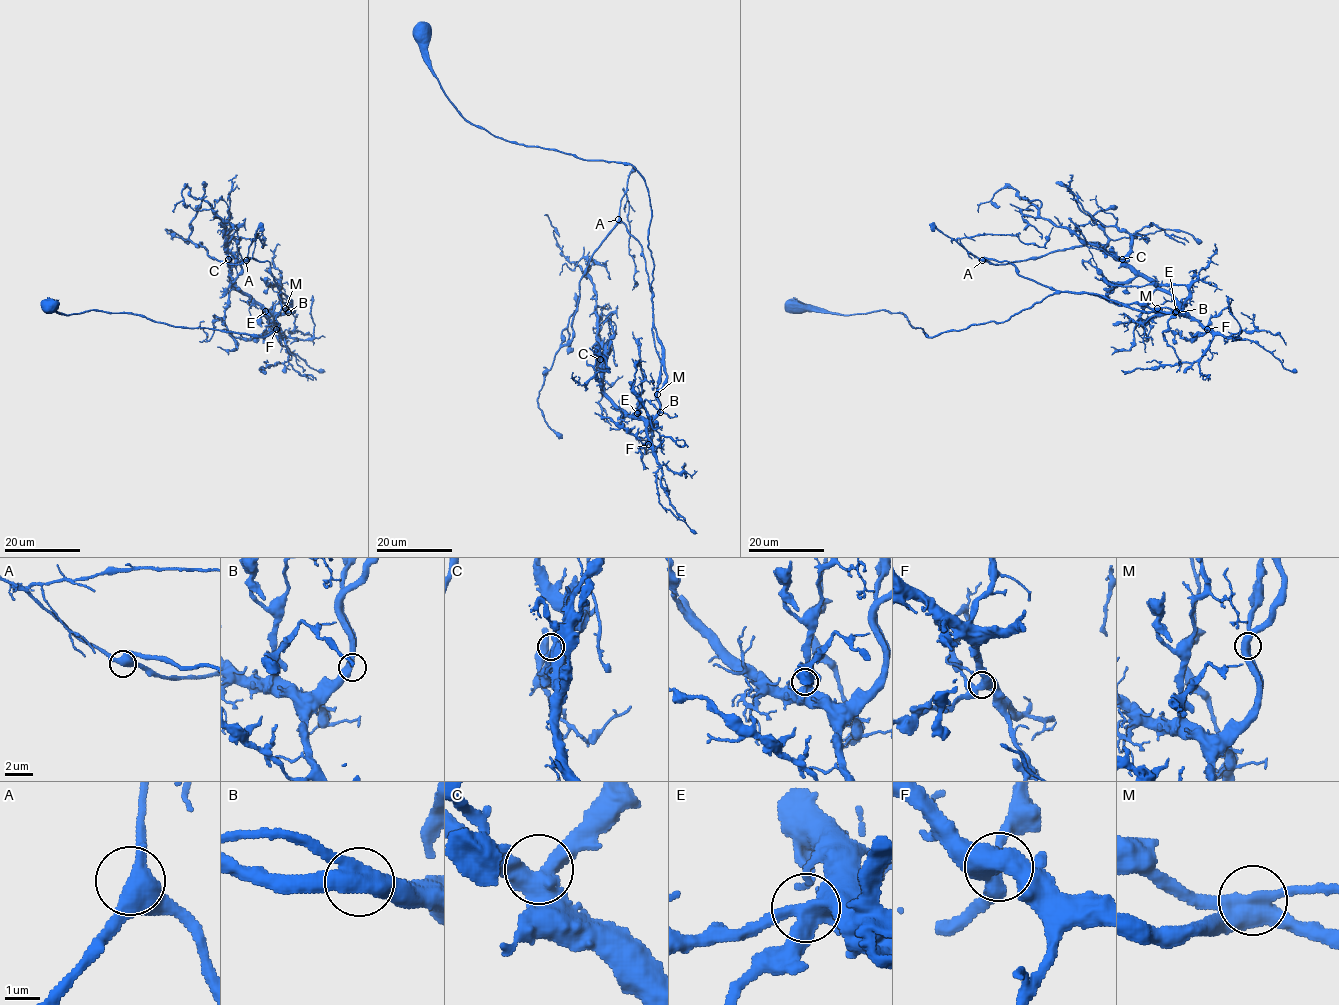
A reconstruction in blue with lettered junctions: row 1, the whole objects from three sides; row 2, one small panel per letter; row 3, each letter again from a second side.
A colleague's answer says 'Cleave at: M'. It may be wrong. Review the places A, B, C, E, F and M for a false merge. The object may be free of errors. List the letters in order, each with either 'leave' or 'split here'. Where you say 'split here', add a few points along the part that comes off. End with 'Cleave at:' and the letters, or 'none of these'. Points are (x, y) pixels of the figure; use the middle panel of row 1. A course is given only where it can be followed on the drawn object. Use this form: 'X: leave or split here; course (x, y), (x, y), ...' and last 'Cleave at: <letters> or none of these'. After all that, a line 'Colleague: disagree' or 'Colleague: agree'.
A: leave
B: leave
C: leave
E: leave
F: leave
M: leave
Cleave at: none of these
Colleague: disagree

